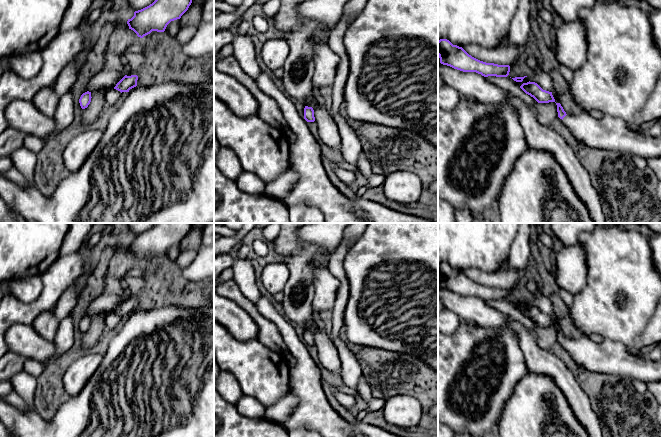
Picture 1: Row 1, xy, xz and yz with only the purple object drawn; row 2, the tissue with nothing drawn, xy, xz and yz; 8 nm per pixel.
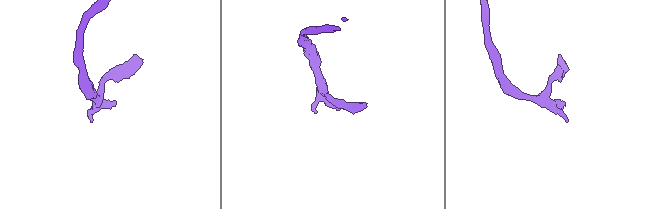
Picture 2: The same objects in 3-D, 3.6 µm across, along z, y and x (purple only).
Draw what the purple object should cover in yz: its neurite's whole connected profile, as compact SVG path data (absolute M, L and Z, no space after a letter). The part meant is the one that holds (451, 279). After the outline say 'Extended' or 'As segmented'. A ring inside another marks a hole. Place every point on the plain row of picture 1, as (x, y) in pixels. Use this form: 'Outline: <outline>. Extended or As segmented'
Outline: M447 263L438 265L438 280L440 287L463 296L476 296L484 301L507 301L509 289L486 287L469 279L462 271L453 269Z. As segmented

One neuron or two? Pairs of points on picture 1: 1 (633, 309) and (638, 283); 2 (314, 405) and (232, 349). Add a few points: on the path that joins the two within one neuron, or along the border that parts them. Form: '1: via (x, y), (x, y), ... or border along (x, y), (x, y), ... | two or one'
1: via (633, 303), (633, 289) | one
2: border along (290, 368), (289, 391) | two

